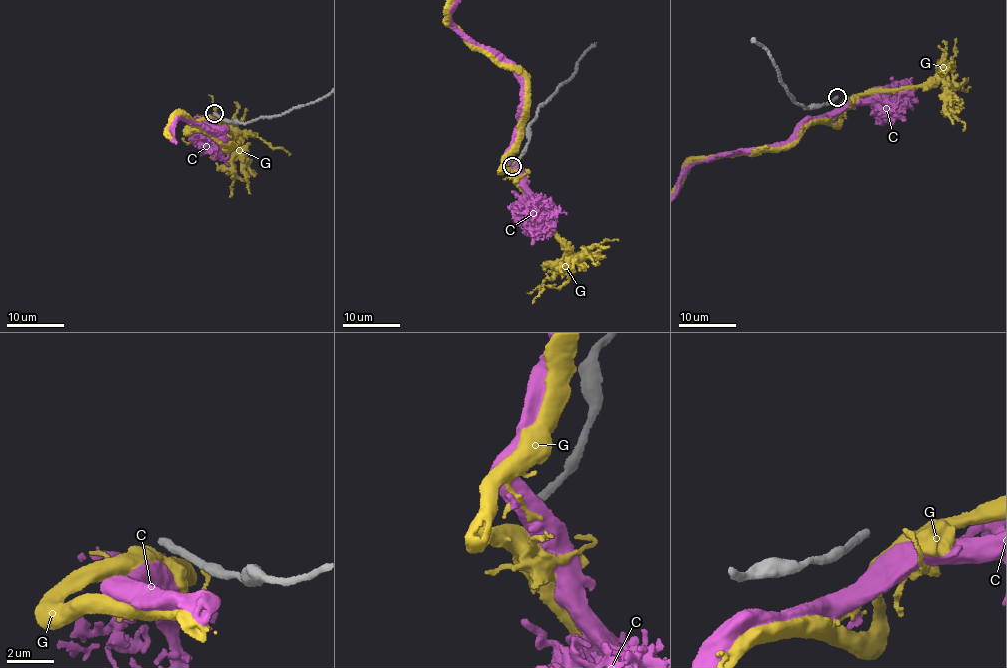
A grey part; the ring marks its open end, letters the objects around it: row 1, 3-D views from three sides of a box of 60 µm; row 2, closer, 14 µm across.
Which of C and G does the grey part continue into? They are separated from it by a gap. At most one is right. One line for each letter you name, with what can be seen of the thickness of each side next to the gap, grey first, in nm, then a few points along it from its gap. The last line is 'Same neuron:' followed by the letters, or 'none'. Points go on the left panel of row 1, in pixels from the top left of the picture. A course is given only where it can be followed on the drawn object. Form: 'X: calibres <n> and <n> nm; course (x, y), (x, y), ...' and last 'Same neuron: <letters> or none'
Same neuron: none

